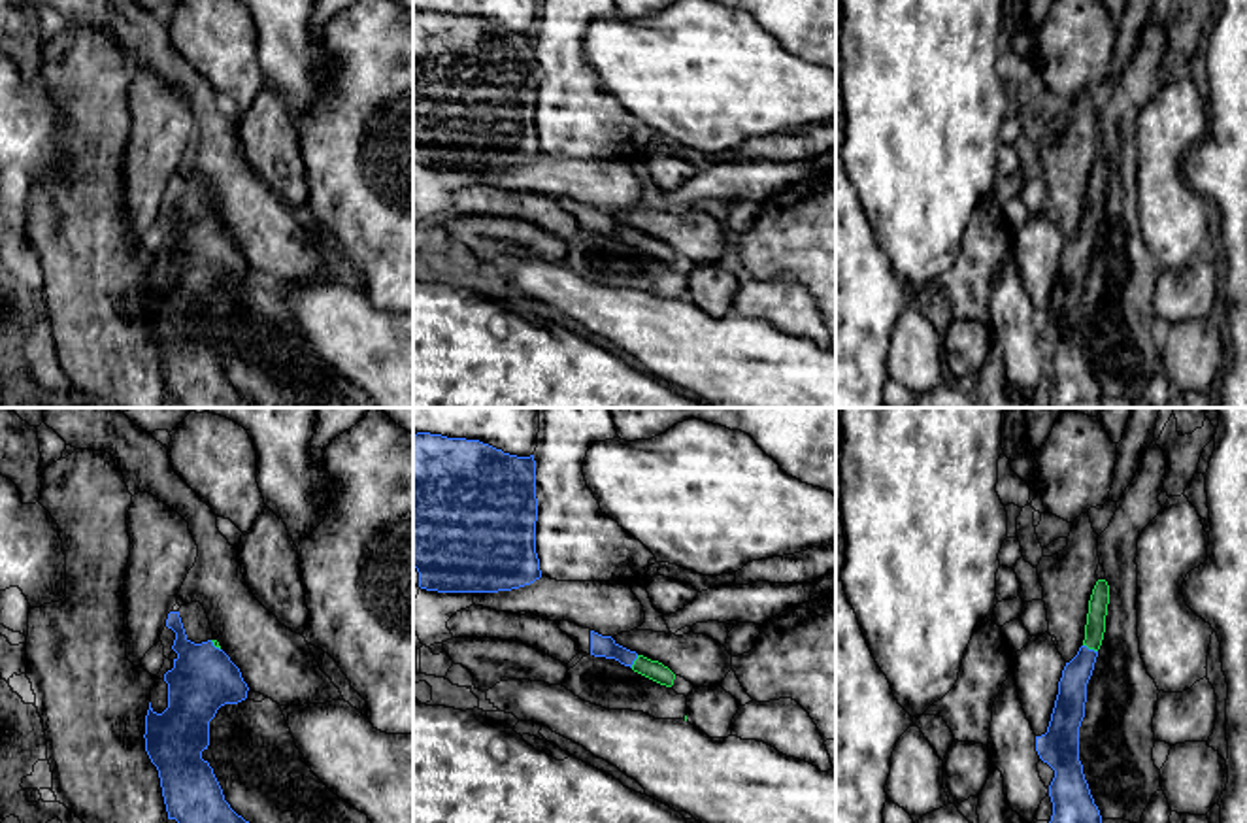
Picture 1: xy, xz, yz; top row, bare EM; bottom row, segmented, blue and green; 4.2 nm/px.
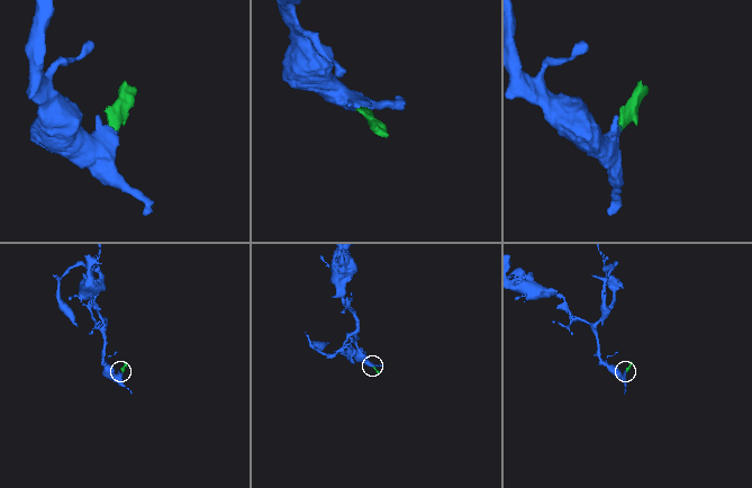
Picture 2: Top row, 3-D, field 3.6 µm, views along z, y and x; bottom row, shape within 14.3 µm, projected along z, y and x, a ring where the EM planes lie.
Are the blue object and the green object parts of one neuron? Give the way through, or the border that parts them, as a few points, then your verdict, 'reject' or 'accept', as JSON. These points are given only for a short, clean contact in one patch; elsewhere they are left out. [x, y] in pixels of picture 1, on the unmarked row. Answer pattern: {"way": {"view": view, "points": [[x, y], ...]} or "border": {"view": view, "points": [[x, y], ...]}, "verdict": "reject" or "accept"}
{"way": {"view": "yz", "points": [[1070, 278], [1074, 255], [1091, 227], [1095, 204]]}, "verdict": "accept"}

